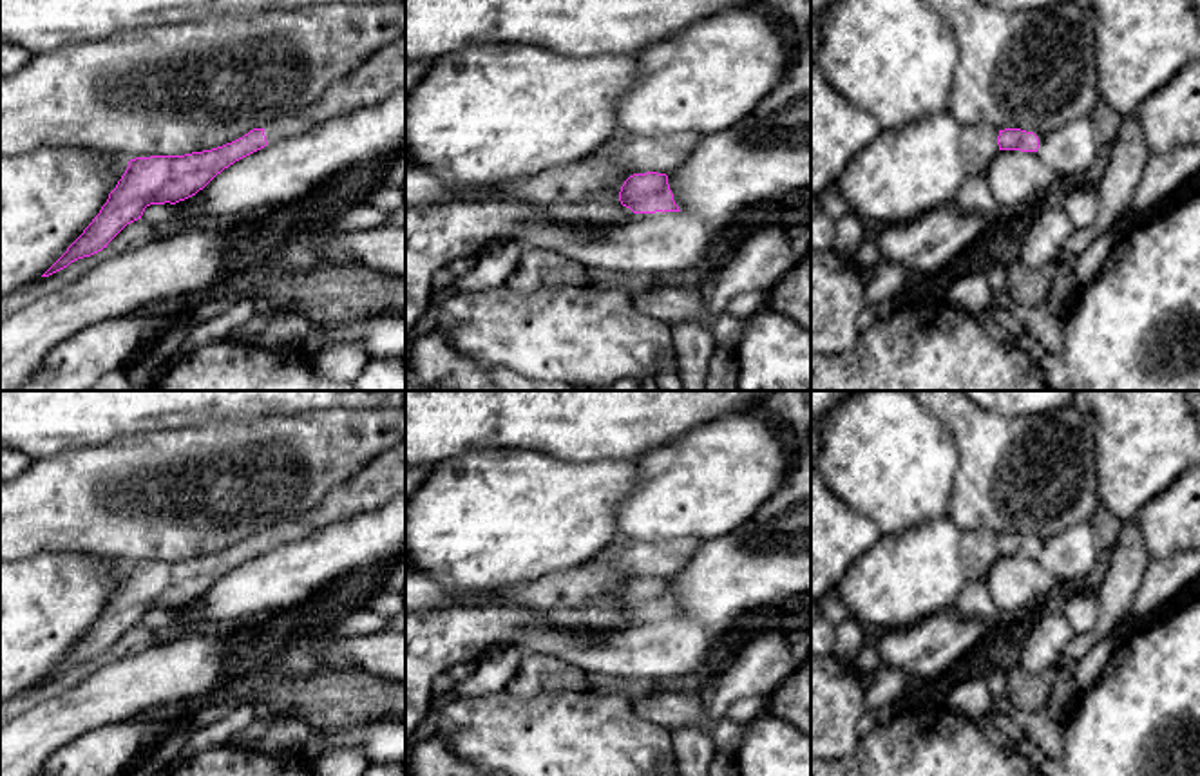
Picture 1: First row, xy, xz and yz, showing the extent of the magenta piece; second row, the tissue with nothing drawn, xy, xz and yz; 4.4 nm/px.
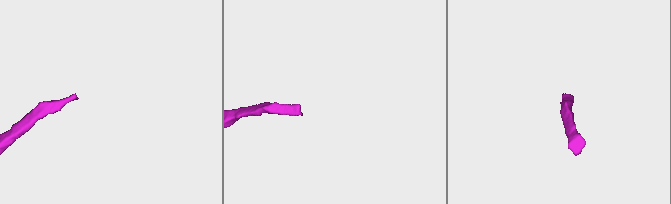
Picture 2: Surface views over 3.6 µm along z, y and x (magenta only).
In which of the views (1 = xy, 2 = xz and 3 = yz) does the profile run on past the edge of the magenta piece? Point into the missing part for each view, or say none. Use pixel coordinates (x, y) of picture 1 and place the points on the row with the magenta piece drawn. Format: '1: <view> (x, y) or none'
1: xy (375, 80)
2: none
3: none

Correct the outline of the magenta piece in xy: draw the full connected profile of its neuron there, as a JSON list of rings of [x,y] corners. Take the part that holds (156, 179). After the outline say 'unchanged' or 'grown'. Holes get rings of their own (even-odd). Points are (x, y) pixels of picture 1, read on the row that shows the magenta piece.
[[[405,33],[395,43],[375,52],[355,72],[333,81],[297,114],[279,118],[264,128],[253,128],[212,150],[130,159],[100,213],[42,277],[107,248],[127,224],[141,219],[147,206],[185,201],[203,190],[224,168],[266,145],[380,103],[404,85]]]; grown

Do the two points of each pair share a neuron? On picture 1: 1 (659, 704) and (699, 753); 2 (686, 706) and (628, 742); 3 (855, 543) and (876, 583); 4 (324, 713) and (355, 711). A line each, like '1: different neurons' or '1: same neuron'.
1: different neurons
2: different neurons
3: different neurons
4: same neuron

